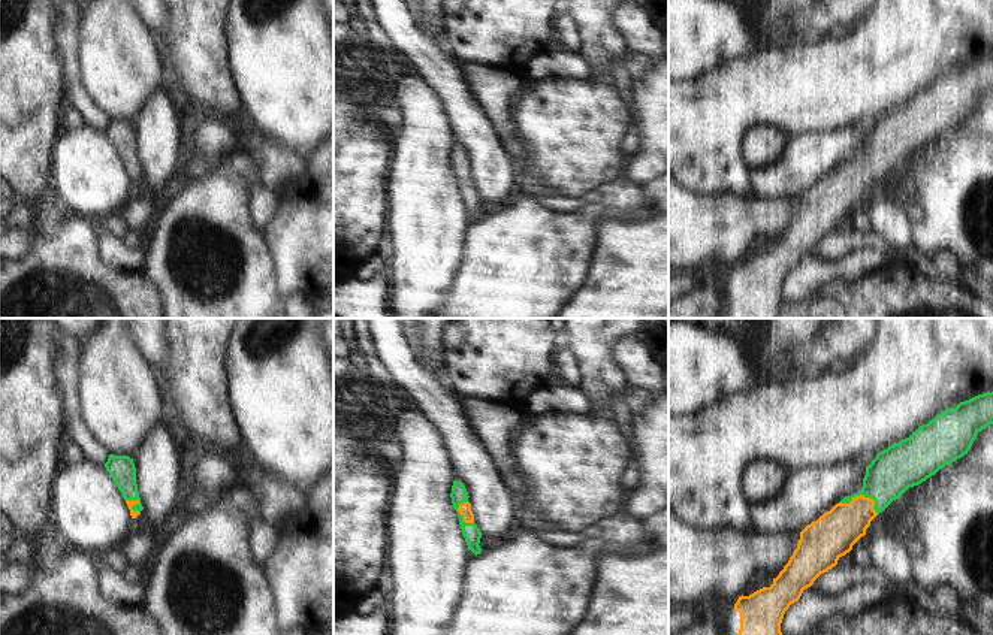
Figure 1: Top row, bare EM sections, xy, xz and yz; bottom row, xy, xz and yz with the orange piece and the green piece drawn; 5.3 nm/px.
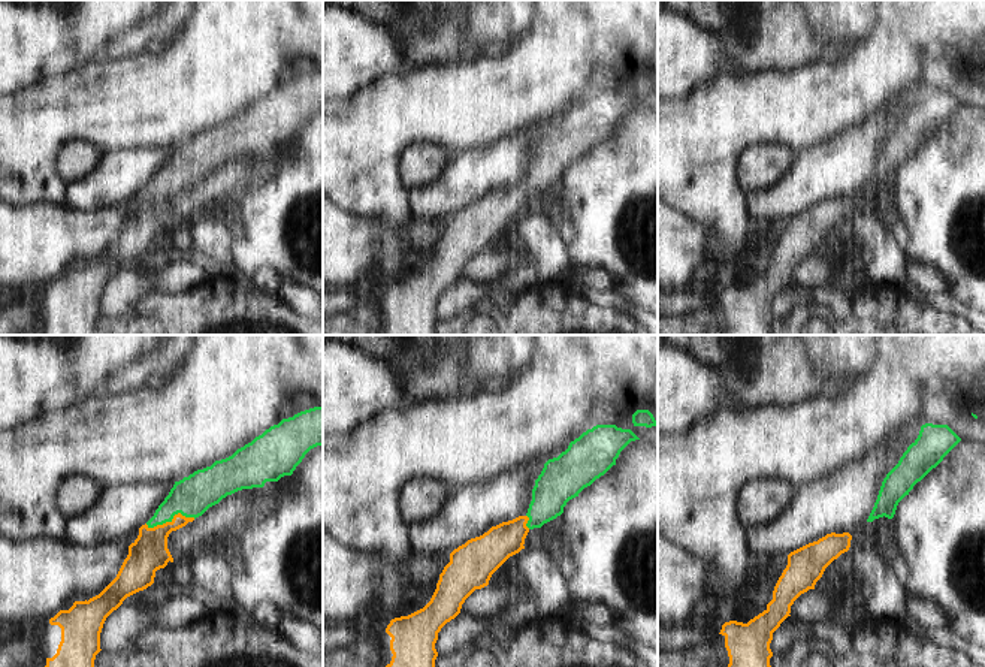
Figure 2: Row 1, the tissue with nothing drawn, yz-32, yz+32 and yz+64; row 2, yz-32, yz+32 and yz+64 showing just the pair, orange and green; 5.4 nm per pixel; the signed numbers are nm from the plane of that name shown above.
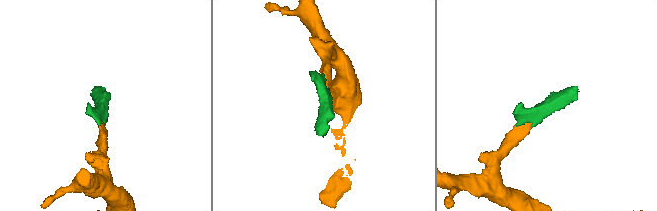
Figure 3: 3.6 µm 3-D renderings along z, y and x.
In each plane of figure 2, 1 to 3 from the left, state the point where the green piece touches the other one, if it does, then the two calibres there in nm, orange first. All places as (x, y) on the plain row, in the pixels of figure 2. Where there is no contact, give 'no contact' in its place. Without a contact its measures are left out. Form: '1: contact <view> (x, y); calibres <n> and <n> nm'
1: contact yz-32 (169, 187); calibres 200 and 220 nm
2: contact yz+32 (526, 187); calibres 190 and 220 nm
3: no contact

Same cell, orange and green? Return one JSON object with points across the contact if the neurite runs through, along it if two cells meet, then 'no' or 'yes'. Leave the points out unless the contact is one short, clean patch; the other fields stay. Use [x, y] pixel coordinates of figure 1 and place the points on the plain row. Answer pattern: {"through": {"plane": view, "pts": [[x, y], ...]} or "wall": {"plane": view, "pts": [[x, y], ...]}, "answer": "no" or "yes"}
{"through": {"plane": "yz", "pts": [[835, 197], [862, 171], [862, 160], [869, 160], [893, 136]]}, "answer": "yes"}

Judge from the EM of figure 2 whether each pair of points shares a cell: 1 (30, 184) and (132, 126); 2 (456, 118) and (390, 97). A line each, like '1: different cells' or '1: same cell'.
1: same cell
2: same cell

